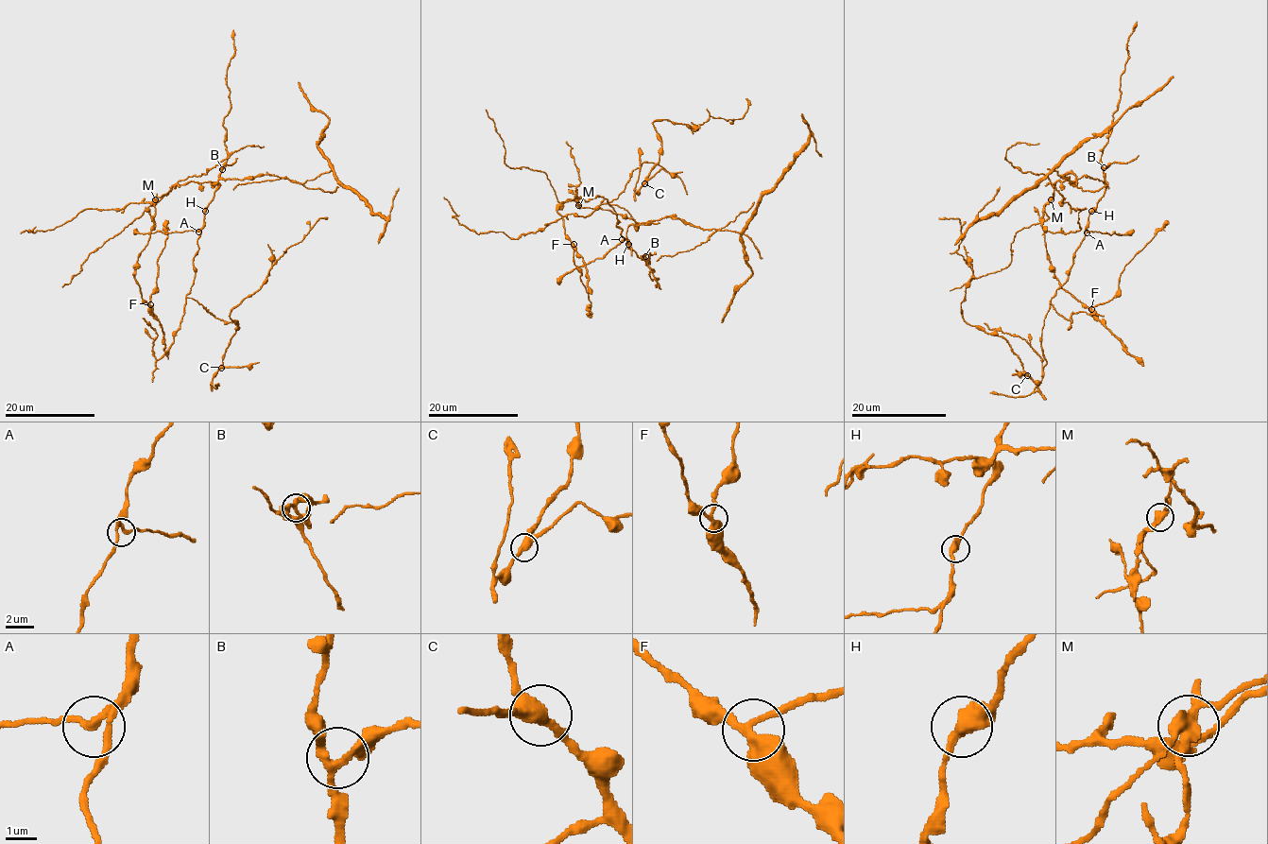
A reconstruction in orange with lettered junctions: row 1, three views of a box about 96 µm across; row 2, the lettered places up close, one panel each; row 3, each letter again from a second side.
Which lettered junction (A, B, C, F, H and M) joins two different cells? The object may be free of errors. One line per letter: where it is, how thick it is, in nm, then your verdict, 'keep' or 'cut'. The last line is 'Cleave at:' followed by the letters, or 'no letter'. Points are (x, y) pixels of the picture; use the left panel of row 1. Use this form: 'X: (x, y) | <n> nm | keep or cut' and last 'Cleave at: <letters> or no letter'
A: (198, 232) | 200 nm | keep
B: (222, 169) | 240 nm | keep
C: (221, 368) | 360 nm | keep
F: (150, 304) | 360 nm | keep
H: (205, 211) | 440 nm | keep
M: (155, 199) | 360 nm | cut
Cleave at: M

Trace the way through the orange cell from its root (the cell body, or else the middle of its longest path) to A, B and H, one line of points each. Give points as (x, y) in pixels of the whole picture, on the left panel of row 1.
A: (215, 191), (204, 213), (204, 226), (198, 232)
B: (215, 191), (222, 169)
H: (215, 191), (205, 211)

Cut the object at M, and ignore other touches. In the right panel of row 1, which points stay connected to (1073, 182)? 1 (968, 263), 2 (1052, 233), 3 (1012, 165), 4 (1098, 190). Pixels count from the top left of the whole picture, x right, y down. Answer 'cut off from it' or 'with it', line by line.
1: cut off from it
2: with it
3: with it
4: with it

